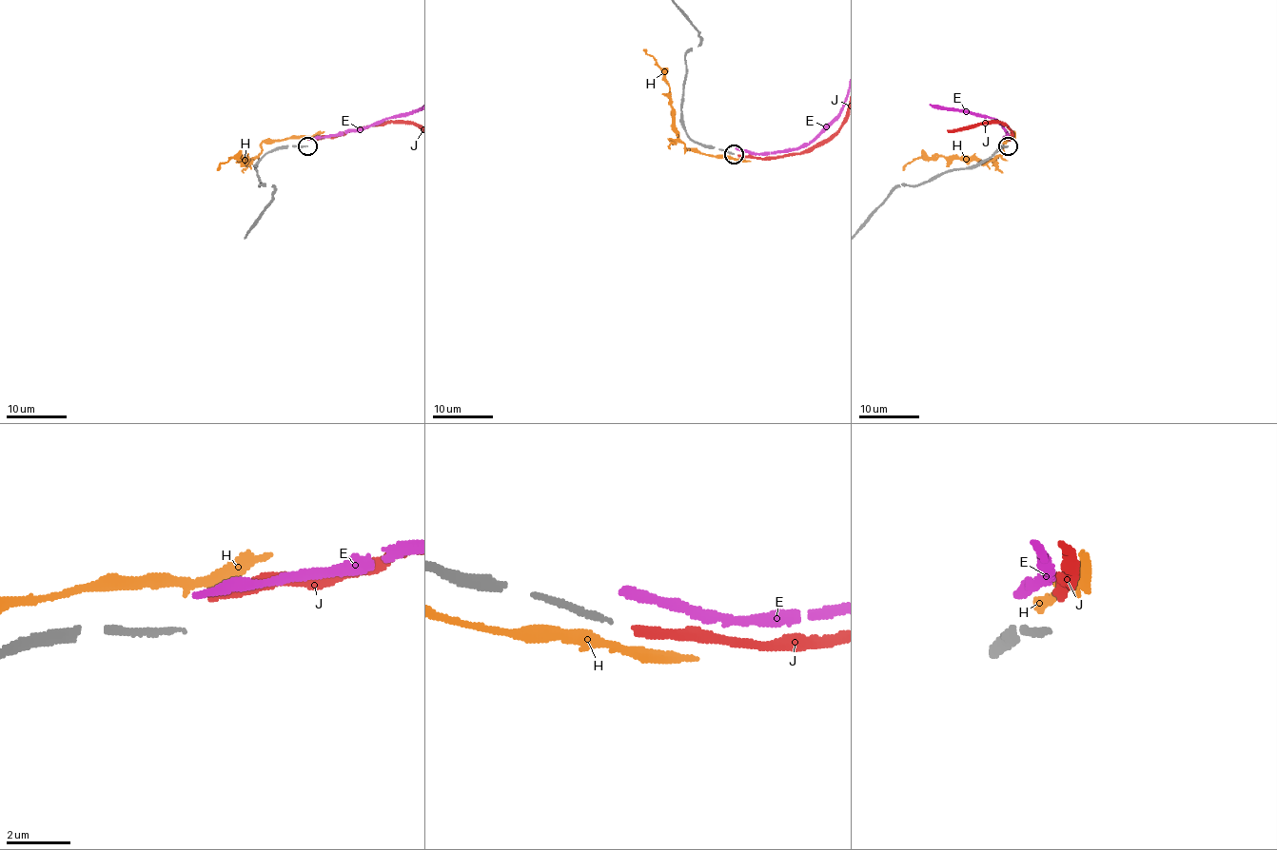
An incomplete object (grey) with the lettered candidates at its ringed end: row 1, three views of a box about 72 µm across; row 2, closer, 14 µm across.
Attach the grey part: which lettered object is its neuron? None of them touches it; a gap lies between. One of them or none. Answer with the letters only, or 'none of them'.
none of them

